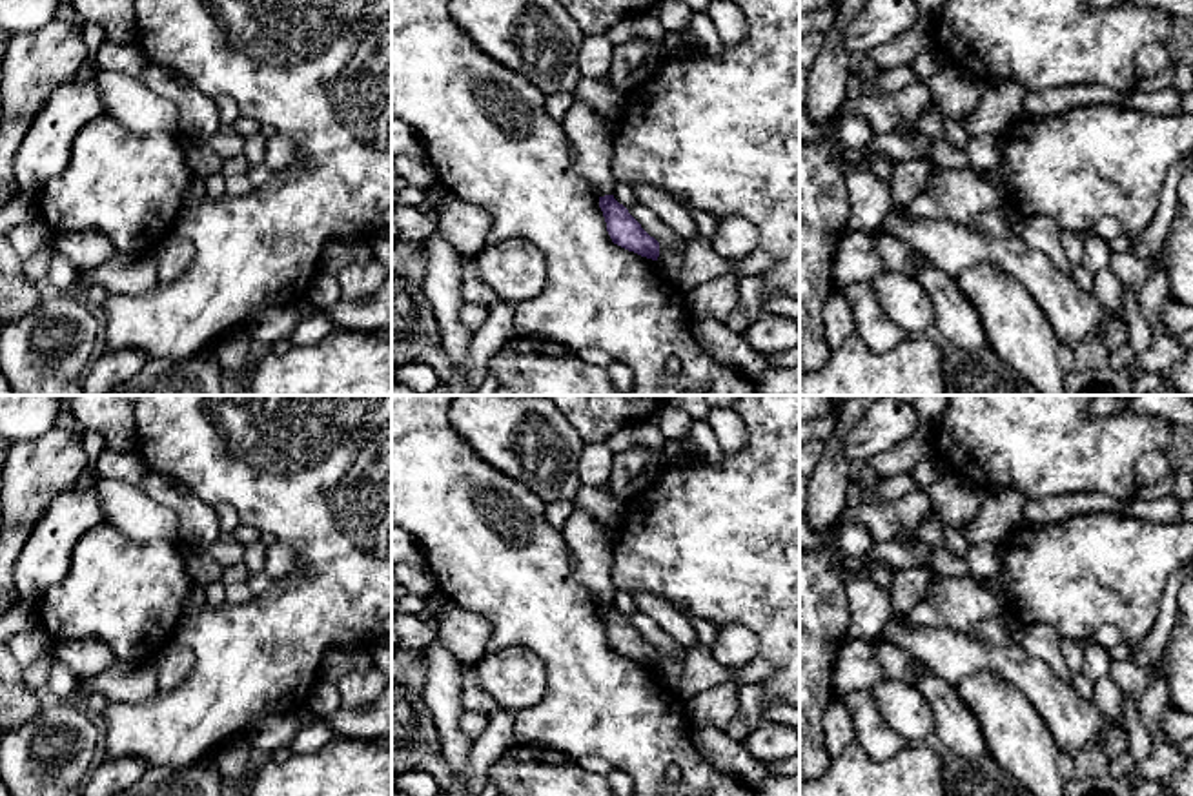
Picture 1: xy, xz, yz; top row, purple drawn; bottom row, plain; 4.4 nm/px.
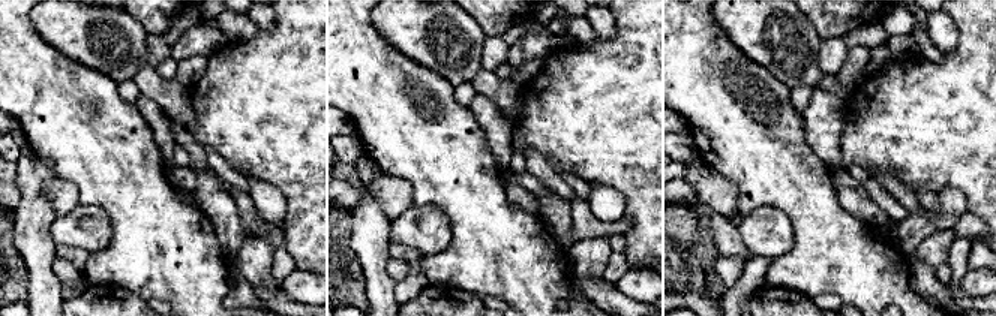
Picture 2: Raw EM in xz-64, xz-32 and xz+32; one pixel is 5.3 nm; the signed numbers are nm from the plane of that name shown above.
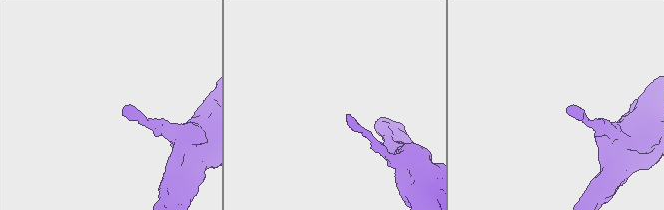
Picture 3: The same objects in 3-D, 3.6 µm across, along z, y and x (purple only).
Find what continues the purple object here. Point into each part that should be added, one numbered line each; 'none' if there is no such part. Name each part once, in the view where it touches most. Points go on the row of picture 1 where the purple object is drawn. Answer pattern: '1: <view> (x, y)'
none

